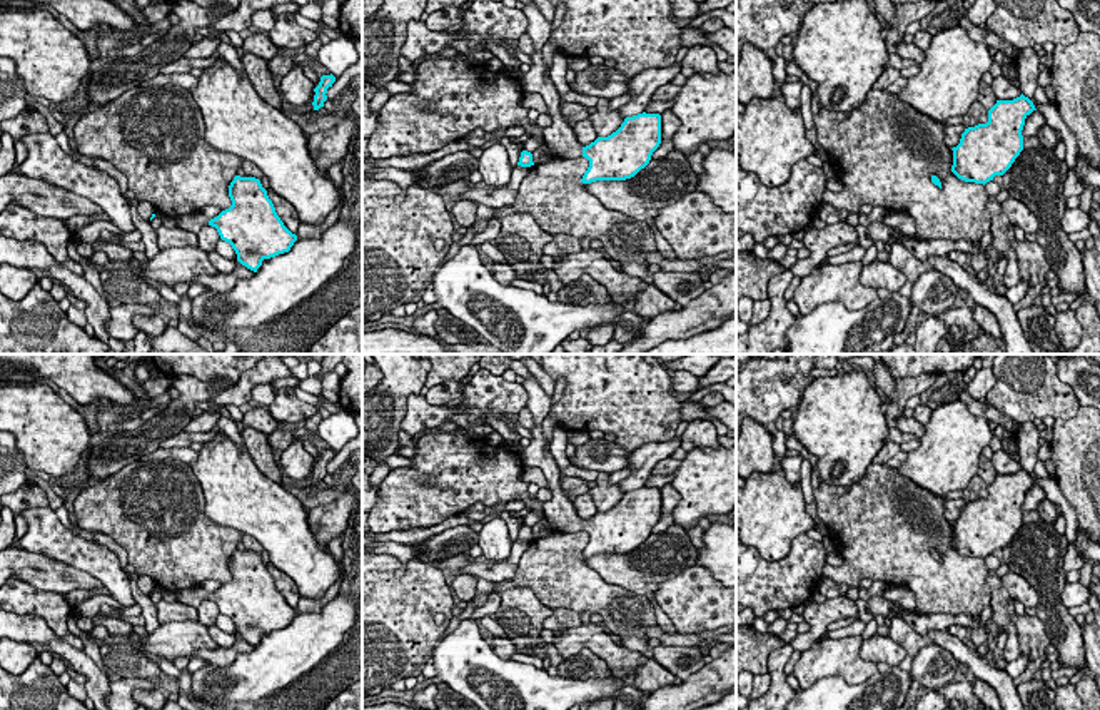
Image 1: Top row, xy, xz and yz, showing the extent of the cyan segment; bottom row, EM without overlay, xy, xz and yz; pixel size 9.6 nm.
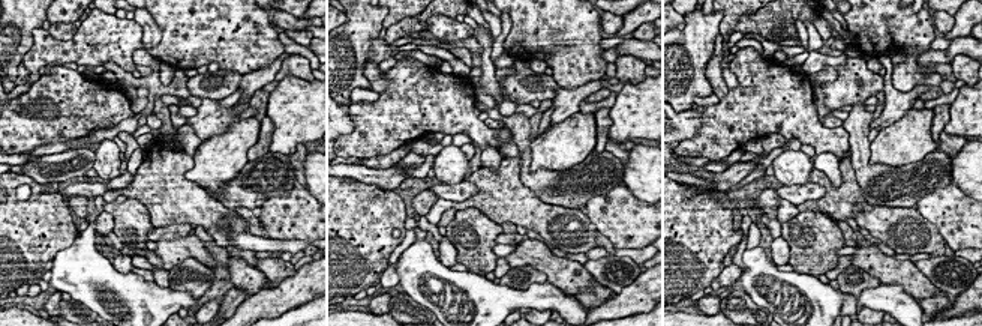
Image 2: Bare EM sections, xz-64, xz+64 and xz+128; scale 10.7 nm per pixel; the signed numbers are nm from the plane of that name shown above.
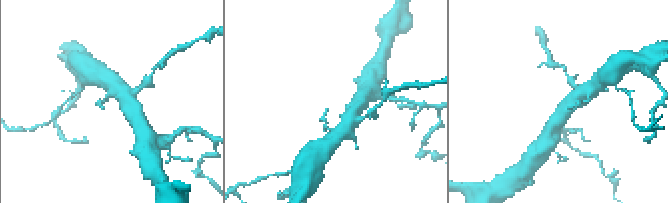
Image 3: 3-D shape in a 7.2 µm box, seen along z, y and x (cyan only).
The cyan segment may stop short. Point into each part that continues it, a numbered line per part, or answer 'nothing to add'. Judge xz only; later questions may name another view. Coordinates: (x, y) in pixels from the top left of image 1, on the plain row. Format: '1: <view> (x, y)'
1: xz (560, 512)

